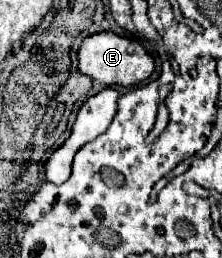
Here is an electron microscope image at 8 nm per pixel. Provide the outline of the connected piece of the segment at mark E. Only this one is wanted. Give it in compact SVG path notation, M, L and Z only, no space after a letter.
M97 32L87 36L81 42L77 60L79 60L79 72L103 86L135 86L147 80L155 68L151 54L137 40L123 38L113 32Z

